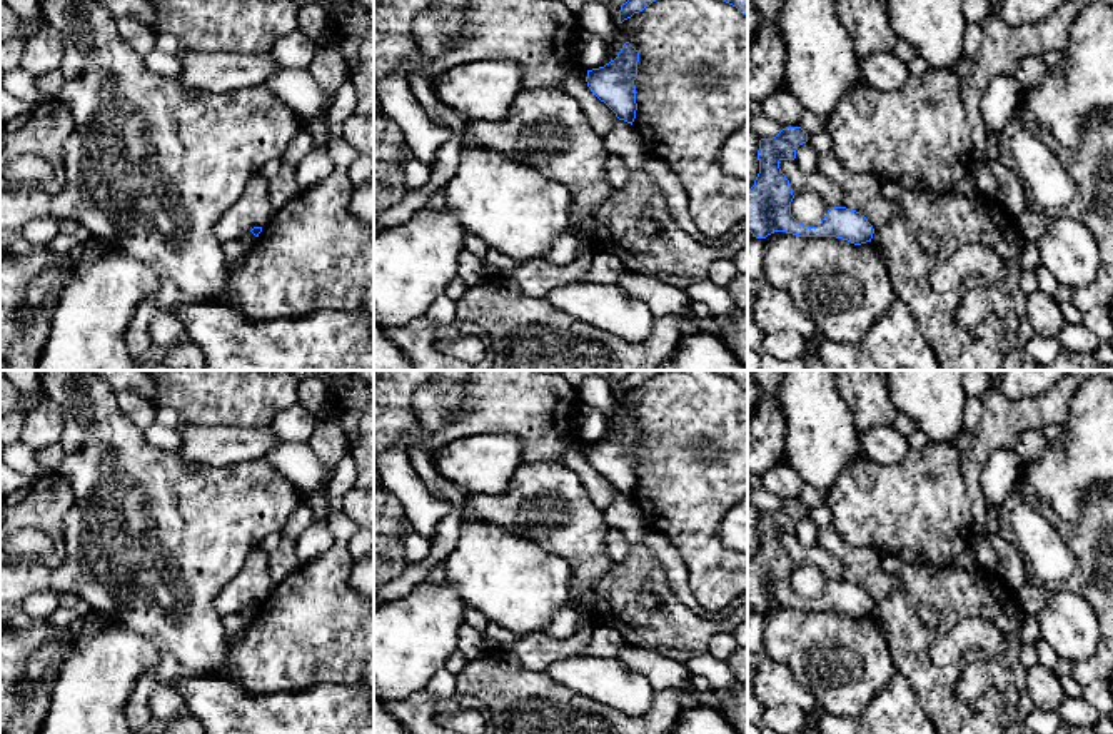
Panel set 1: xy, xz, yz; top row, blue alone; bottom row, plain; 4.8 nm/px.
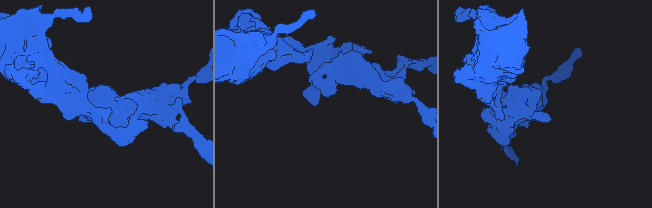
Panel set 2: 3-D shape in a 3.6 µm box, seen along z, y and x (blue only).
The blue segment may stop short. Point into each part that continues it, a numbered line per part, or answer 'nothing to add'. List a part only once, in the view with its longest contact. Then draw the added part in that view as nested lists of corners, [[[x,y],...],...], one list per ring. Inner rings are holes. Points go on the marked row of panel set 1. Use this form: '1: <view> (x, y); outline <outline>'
nothing to add

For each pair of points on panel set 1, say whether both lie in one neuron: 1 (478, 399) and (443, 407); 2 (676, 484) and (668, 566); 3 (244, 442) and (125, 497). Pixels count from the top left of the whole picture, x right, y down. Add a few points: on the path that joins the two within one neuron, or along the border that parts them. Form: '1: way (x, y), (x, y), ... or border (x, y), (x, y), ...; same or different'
1: border (464, 387), (461, 409), (436, 434); different
2: border (649, 529), (663, 534), (679, 553), (688, 576); different
3: border (174, 452), (192, 464), (229, 466), (239, 462); different

